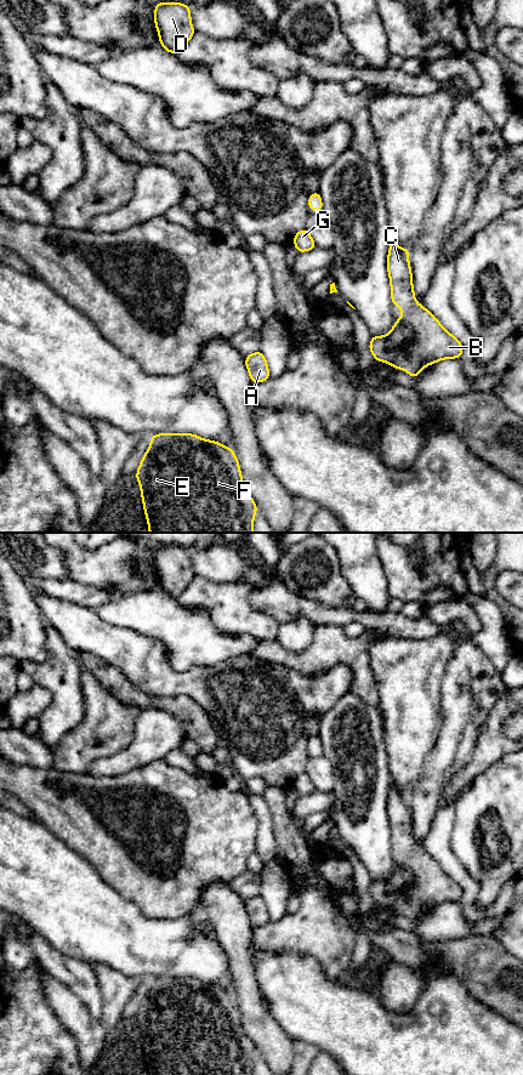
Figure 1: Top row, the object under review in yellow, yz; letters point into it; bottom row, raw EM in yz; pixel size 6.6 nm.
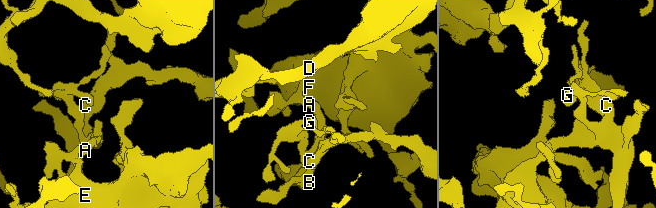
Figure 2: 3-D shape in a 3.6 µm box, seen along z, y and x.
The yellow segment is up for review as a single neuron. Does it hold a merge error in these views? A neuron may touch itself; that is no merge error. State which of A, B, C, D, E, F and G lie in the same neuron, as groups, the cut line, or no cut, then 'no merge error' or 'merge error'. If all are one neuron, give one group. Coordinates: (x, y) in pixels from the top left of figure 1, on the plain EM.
A B C D E F G; no cut; no merge error

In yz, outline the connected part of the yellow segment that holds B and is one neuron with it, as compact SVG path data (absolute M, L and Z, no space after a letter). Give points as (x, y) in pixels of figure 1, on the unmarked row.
M390 786L387 814L391 827L392 847L399 851L403 859L396 864L392 874L386 880L373 880L369 887L371 898L377 905L388 906L391 910L405 914L415 922L426 909L432 909L442 903L455 903L462 899L462 887L447 875L439 864L415 843L413 818L409 808L409 792Z

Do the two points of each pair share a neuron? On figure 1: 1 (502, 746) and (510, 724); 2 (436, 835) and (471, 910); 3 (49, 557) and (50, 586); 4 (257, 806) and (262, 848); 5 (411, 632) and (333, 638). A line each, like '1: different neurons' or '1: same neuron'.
1: different neurons
2: same neuron
3: different neurons
4: same neuron
5: different neurons

